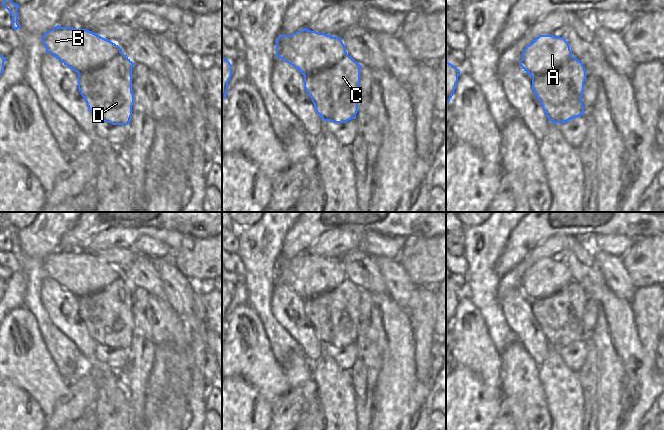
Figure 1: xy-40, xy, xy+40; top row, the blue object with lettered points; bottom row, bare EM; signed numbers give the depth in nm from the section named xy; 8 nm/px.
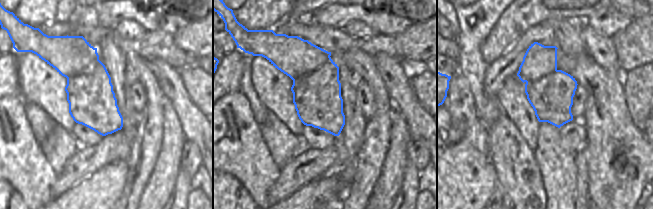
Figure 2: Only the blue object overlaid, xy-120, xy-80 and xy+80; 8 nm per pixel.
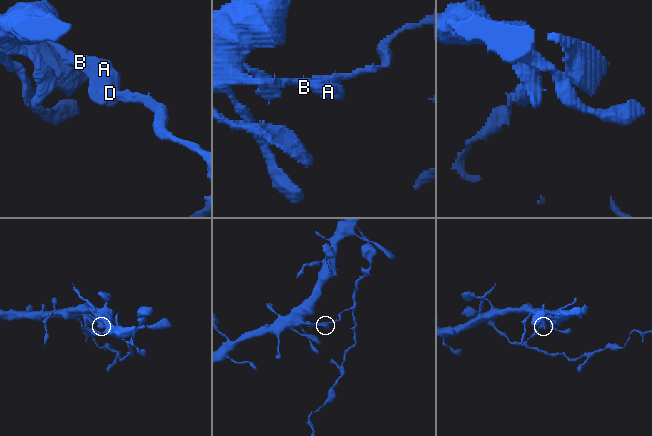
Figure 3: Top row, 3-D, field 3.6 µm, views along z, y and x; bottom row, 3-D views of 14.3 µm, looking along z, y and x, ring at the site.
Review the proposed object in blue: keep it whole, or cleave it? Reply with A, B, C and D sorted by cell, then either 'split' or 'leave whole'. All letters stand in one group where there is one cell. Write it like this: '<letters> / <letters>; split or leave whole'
A B / C D; split

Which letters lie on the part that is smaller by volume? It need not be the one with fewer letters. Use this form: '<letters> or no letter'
C, D

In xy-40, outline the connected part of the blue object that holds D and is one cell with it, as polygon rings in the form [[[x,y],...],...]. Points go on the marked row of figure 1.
[[[122,52],[103,65],[85,73],[78,73],[78,90],[88,110],[99,121],[113,125],[128,125],[132,116],[132,68],[134,63]]]

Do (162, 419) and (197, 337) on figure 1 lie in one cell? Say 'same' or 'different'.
different

